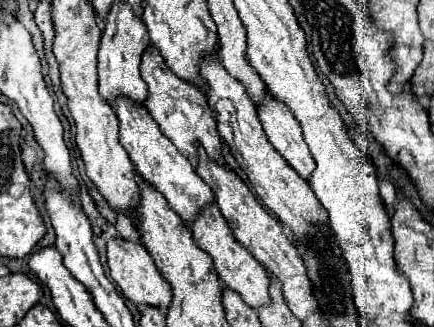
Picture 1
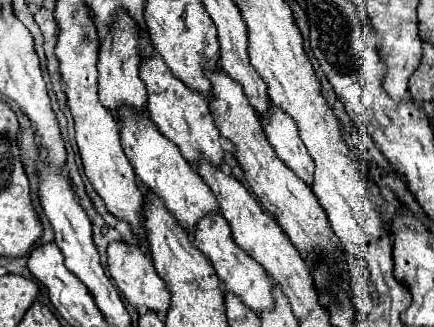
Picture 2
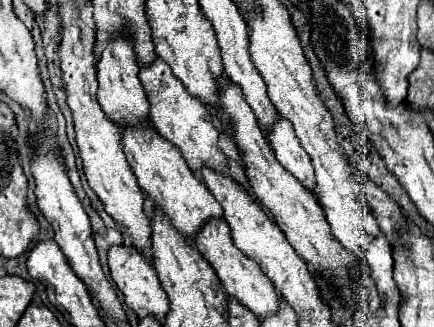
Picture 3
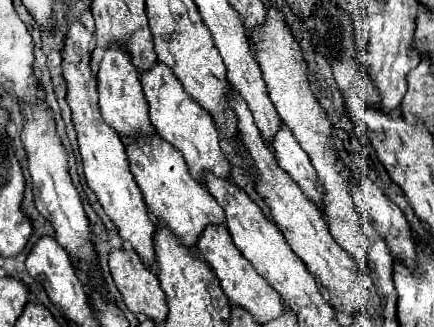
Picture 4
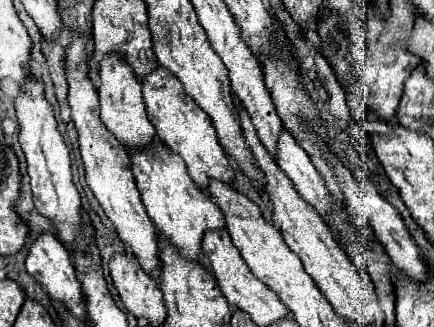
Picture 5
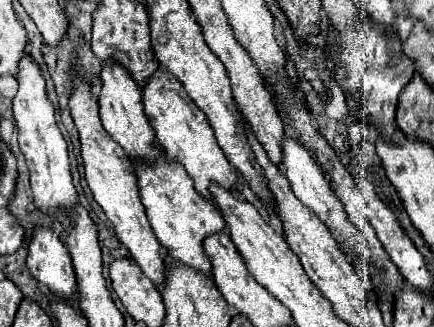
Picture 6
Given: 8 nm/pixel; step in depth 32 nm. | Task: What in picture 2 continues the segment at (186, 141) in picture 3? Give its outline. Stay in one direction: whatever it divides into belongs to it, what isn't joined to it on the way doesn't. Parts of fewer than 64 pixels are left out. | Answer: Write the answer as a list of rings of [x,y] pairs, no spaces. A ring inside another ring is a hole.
[[[156,52],[148,60],[142,60],[140,78],[144,80],[144,84],[148,88],[148,106],[146,106],[148,114],[150,114],[152,122],[160,128],[160,132],[180,148],[182,156],[190,164],[198,164],[198,160],[204,156],[212,164],[220,166],[224,152],[220,148],[220,142],[218,142],[220,134],[218,134],[218,128],[210,114],[206,98],[200,92],[184,86],[184,82],[178,80],[170,72],[166,62]]]

